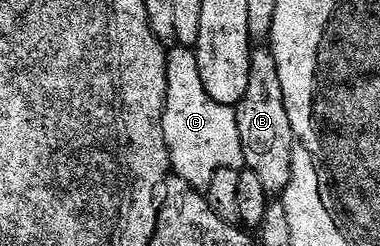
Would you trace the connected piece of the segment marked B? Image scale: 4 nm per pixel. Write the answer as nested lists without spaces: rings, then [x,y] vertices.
[[[253,48],[246,95],[242,95],[235,111],[246,168],[258,175],[262,187],[266,187],[270,195],[283,194],[292,178],[292,128],[290,115],[286,111],[286,99],[282,95],[282,78],[278,75],[278,63],[271,48]]]

